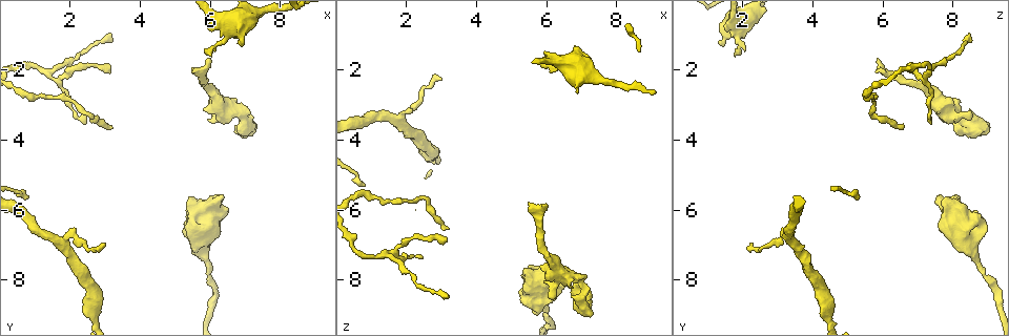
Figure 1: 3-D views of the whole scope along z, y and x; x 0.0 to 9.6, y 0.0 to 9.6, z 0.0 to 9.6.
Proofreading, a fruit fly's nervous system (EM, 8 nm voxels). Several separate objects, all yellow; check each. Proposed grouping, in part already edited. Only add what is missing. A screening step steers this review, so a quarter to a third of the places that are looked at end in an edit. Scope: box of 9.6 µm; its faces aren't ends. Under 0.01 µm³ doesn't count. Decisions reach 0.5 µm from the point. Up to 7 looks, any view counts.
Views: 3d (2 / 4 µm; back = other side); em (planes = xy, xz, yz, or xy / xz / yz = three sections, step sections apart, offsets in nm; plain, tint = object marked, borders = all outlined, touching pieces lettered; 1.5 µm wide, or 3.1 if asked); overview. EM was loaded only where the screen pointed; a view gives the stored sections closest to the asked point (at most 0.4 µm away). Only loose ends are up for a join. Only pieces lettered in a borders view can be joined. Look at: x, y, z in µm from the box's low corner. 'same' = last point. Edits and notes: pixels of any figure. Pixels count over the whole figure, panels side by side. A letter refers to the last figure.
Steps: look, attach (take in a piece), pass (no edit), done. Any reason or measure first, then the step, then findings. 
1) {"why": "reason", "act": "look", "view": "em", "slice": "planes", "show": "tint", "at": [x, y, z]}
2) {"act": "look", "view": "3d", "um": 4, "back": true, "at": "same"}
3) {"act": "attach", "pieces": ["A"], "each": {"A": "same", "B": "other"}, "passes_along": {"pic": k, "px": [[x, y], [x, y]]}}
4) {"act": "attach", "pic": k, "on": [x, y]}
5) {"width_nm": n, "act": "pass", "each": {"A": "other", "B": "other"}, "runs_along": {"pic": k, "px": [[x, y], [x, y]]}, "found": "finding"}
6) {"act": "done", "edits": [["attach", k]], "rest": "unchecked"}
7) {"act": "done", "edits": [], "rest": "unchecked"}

{"why": "stops while still wide", "act": "look", "view": "3d", "um": 4, "at": [5.45, 5.60, 7.80]}

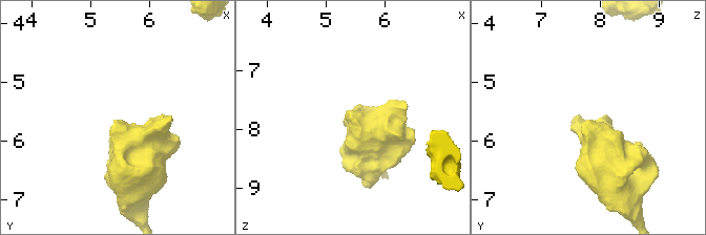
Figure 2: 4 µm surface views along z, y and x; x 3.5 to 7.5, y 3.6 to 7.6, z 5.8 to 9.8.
{"act": "look", "view": "em", "slice": "xy", "step": 4, "show": "borders", "at": [5.40, 5.60, 7.80]}

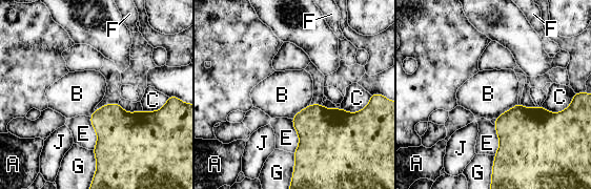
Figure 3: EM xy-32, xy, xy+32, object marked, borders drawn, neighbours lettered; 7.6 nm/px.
{"why": "cut it another way", "act": "look", "view": "em", "slice": "planes", "show": "borders", "at": "same"}

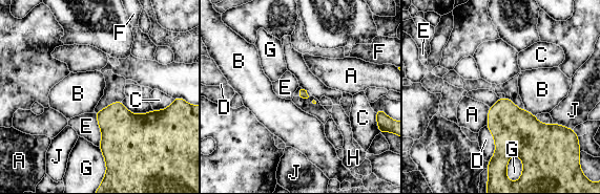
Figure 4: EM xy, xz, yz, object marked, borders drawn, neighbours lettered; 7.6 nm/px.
{"act": "pass", "each": {"A": "other", "B": "other", "C": "other", "D": "other", "E": "other", "F": "other", "G": "other", "H": "other", "J": "other"}, "found": "none of them fits"}

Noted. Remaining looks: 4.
{"why": "thin end", "act": "look", "view": "3d", "um": 4, "back": true, "at": [6.00, 1.65, 5.80]}

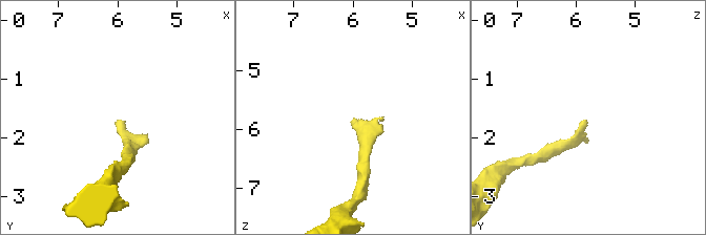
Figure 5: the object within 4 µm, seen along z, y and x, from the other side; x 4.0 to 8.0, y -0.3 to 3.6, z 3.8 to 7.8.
{"why": "need the tissue", "act": "look", "view": "em", "slice": "planes", "show": "tint", "at": [5.95, 1.70, 5.80]}

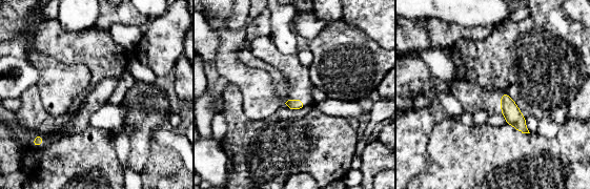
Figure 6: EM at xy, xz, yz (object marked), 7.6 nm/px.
{"why": "what lies round it", "act": "look", "view": "em", "slice": "planes", "show": "borders", "at": "same"}

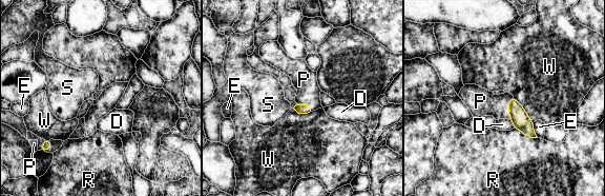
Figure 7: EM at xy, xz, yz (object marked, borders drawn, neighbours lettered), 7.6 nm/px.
{"act": "attach", "pic": 7, "on": [481, 102], "each": {"D": "other", "E": "other", "P": "same", "R": "other", "S": "other", "W": "other"}, "found": "it goes on there"}

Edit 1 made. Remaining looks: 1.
{"act": "done", "edits": [["attach", 7]], "rest": "unchecked"}

